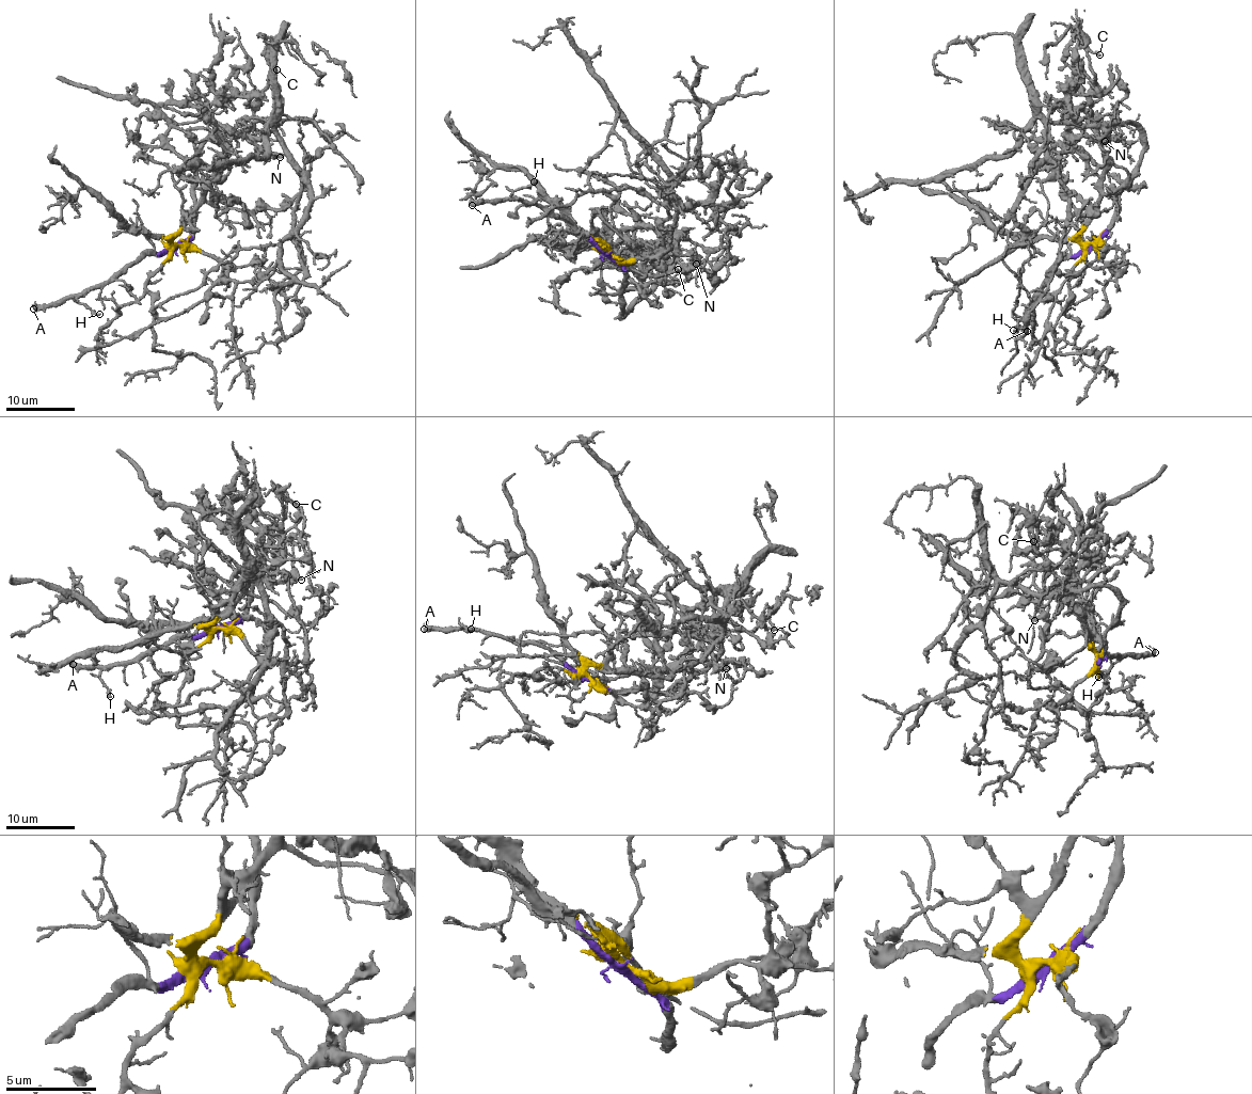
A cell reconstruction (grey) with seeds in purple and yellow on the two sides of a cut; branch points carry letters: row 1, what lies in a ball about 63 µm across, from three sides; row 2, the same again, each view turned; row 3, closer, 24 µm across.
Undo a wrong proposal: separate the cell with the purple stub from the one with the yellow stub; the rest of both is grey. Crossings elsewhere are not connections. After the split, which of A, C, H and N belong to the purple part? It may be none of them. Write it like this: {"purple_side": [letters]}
{"purple_side": ["A", "H"]}

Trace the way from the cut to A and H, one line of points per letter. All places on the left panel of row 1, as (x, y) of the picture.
A: (175, 247), (155, 253), (146, 252), (102, 283), (33, 308)
H: (175, 247), (155, 253), (146, 252), (102, 283), (86, 288), (77, 301), (99, 314)

